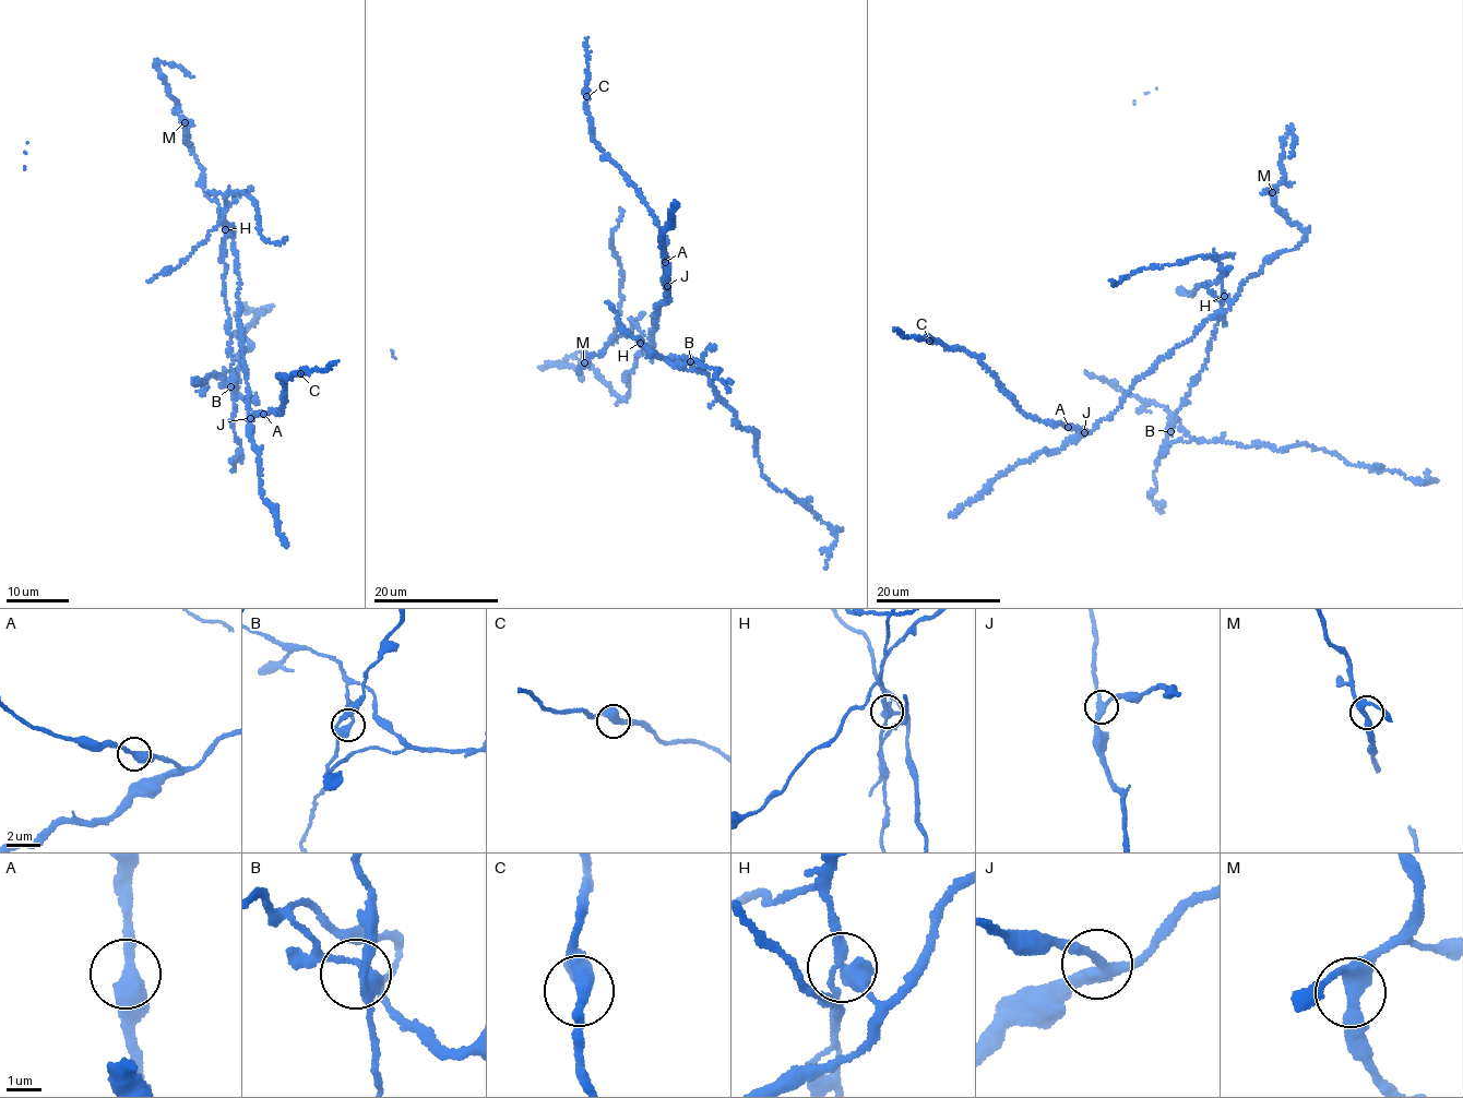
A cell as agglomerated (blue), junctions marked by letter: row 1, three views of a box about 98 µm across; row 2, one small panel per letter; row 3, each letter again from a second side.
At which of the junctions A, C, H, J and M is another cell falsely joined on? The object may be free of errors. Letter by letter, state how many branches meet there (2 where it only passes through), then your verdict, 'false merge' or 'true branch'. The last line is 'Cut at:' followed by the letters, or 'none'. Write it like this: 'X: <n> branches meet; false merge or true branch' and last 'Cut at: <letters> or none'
A: 2 branches meet; true branch
C: 2 branches meet; true branch
H: 3 branches meet; false merge
J: 3 branches meet; true branch
M: 3 branches meet; true branch
Cut at: H

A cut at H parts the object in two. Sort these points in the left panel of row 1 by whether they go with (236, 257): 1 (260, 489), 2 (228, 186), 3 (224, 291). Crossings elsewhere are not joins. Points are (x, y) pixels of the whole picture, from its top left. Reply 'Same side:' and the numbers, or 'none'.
Same side: 1

